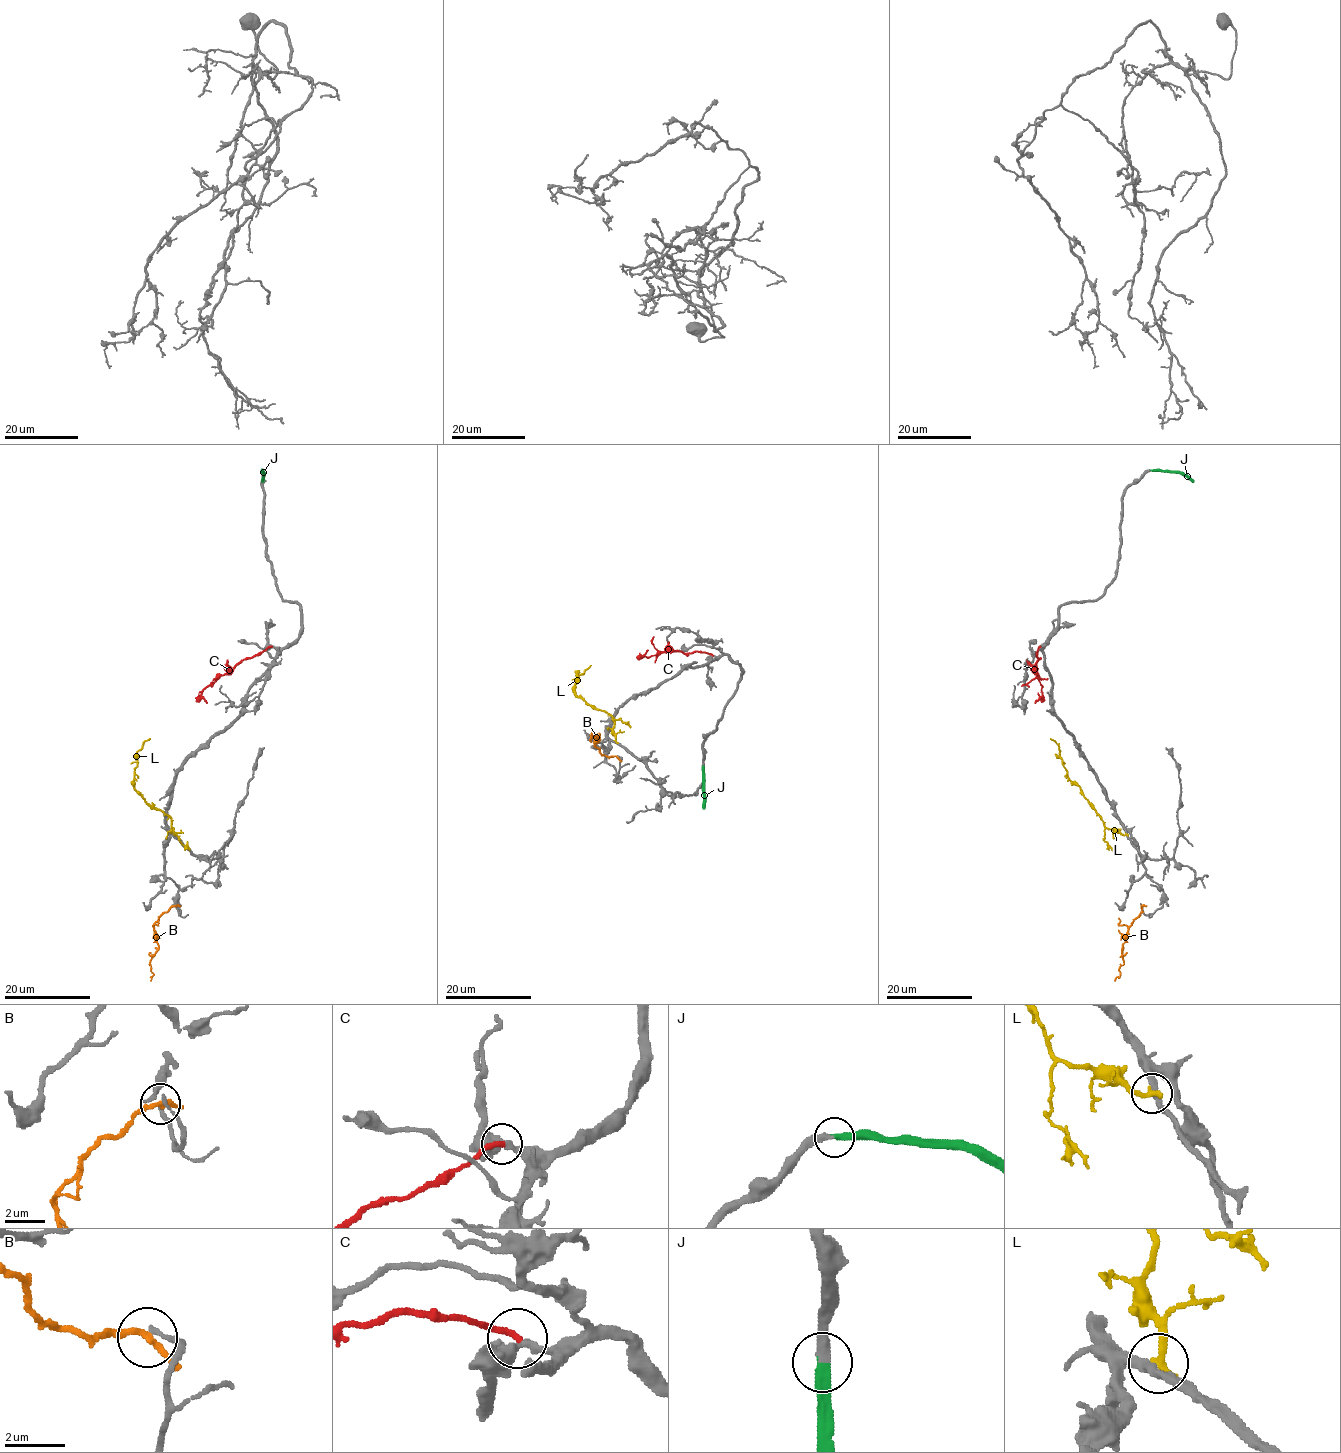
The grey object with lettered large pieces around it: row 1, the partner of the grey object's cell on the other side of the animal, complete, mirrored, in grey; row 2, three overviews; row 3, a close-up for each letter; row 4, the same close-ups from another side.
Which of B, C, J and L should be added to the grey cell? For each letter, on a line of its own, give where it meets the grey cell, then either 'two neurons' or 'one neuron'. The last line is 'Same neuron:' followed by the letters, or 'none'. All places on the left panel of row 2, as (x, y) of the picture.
B: meets grey at (176, 905); two neurons
C: meets grey at (271, 646); one neuron
J: meets grey at (262, 470); one neuron
L: meets grey at (174, 834); two neurons
Same neuron: C, J

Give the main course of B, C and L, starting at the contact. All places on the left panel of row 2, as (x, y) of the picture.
B: (176, 905), (154, 923), (159, 950), (150, 960), (153, 974), (150, 981)
C: (271, 646), (243, 659), (208, 685), (201, 695), (207, 703)
L: (174, 834), (172, 819), (152, 808), (133, 784), (135, 754), (150, 738)

